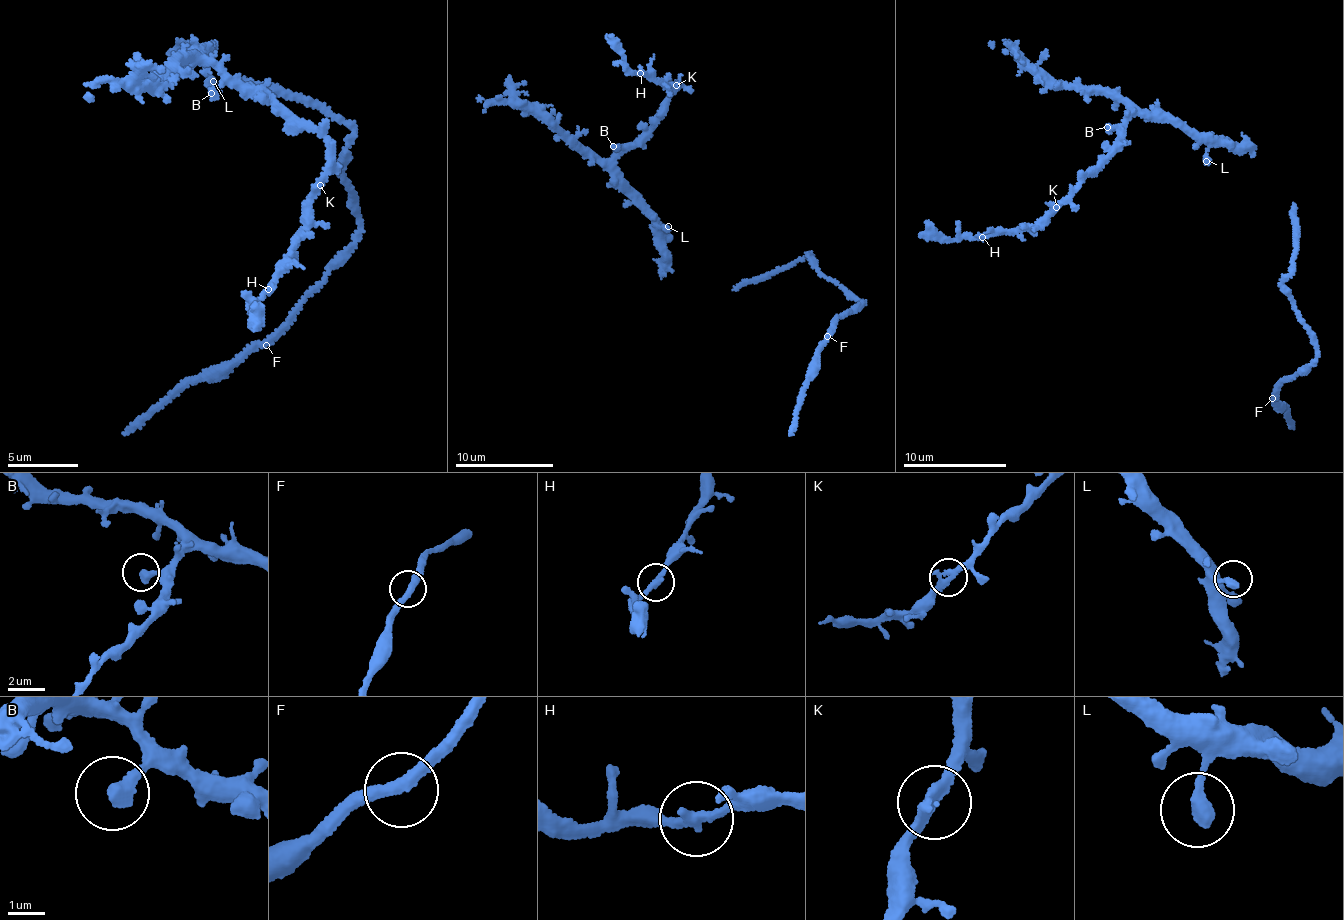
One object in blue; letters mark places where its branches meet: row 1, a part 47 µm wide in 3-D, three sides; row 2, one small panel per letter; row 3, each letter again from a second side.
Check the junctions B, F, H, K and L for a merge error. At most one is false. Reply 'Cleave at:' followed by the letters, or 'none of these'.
Cleave at: none of these

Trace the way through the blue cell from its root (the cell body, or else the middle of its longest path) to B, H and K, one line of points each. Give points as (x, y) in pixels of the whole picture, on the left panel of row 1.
B: (188, 57), (194, 63), (197, 56), (207, 63), (196, 55), (223, 74), (211, 93)
H: (188, 57), (207, 63), (196, 55), (250, 86), (325, 140), (329, 154), (304, 230), (294, 237), (269, 288)
K: (188, 57), (194, 63), (197, 56), (207, 63), (196, 55), (217, 66), (325, 140), (329, 157), (320, 185)

